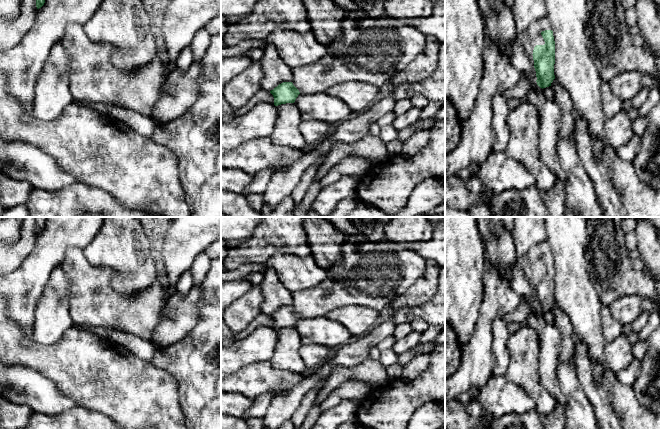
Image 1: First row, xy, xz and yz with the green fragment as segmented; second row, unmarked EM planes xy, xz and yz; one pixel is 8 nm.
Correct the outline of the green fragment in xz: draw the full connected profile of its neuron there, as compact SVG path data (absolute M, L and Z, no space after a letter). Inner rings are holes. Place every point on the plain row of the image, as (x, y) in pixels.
M356 236L352 240L346 238L342 259L326 269L326 279L314 288L292 292L293 304L283 306L270 315L274 329L294 327L299 318L325 316L329 311L347 305L368 307L380 312L424 274L426 261L409 246L388 240L370 242L364 236Z

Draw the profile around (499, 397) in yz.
M491 376L478 395L484 410L499 418L504 415L523 415L535 409L535 401L520 386L505 376Z

